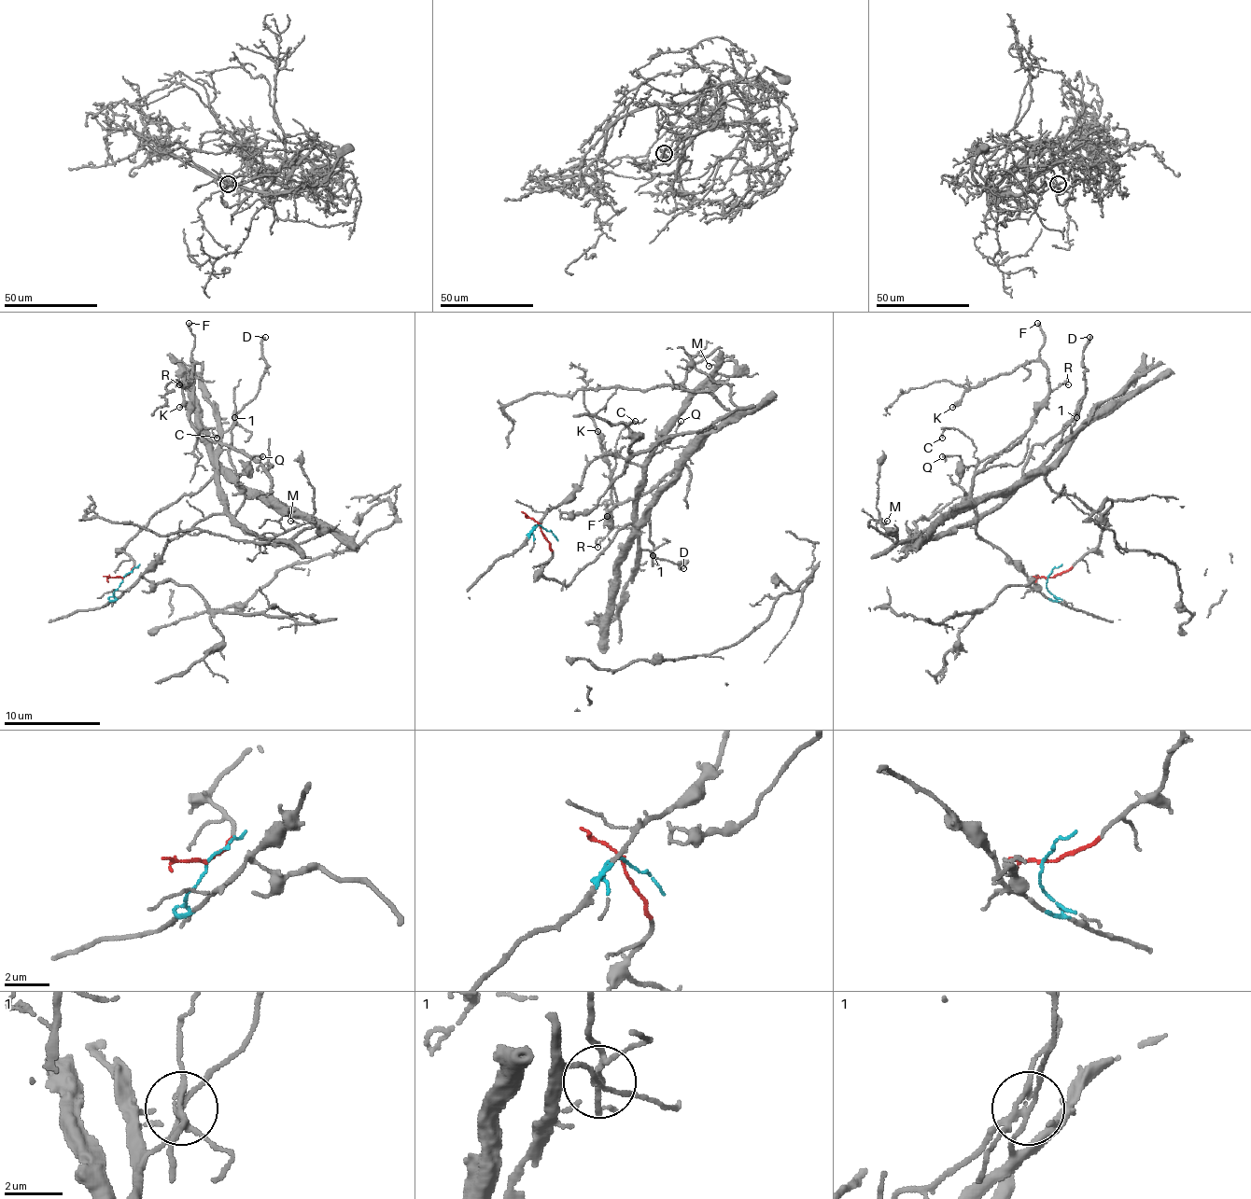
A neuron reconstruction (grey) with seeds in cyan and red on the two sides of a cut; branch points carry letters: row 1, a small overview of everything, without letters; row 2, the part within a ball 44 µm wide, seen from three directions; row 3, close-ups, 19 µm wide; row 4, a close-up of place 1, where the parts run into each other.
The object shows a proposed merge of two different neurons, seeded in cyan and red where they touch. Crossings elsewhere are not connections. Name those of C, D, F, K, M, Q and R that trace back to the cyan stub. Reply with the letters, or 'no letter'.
D, M, Q

